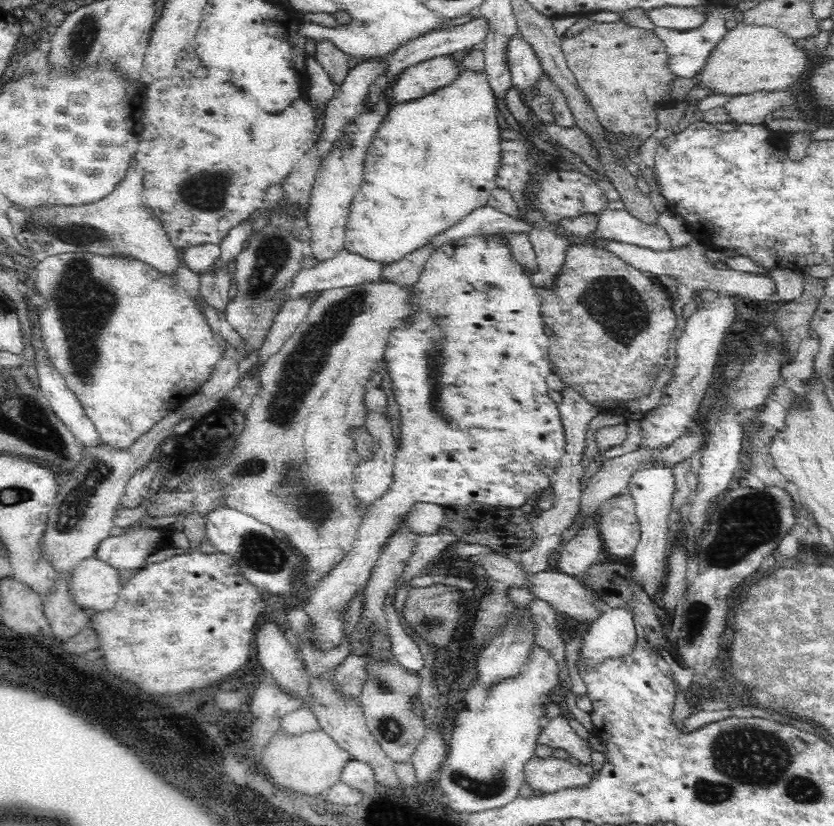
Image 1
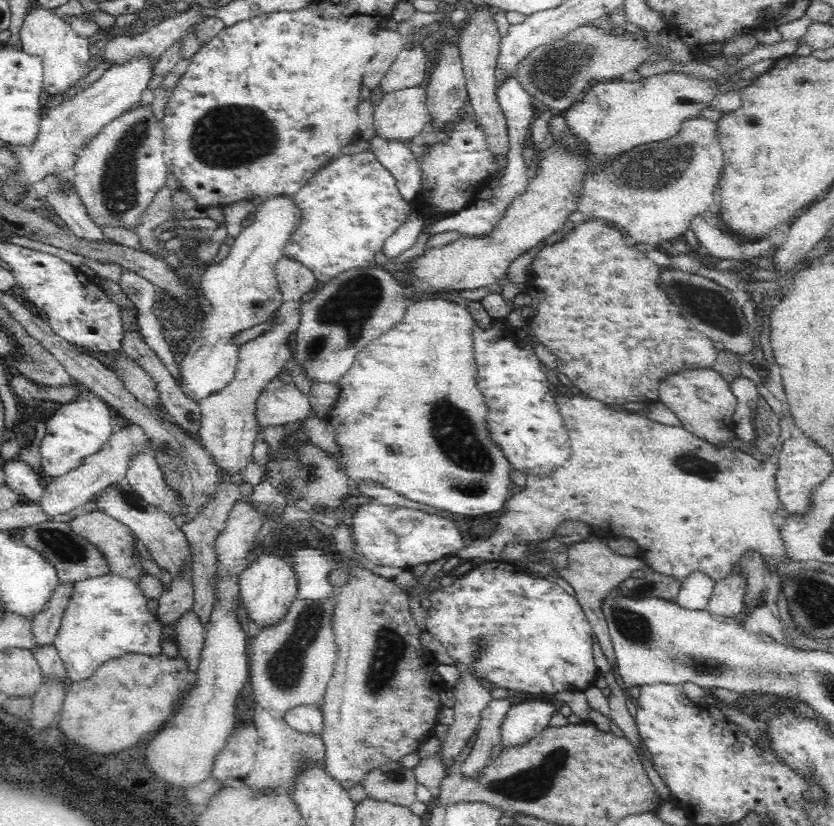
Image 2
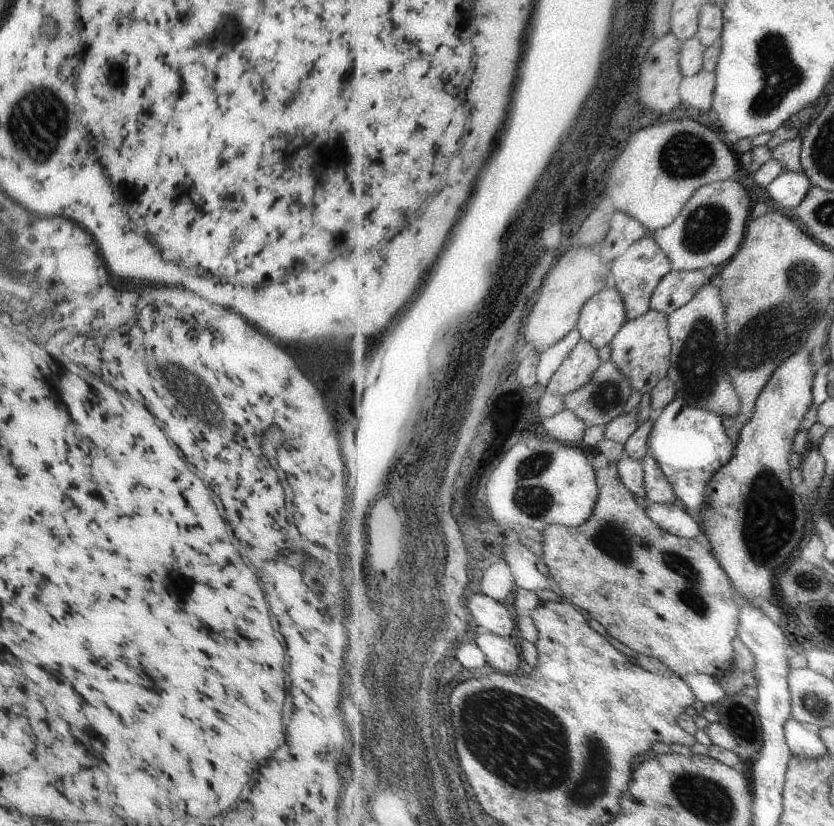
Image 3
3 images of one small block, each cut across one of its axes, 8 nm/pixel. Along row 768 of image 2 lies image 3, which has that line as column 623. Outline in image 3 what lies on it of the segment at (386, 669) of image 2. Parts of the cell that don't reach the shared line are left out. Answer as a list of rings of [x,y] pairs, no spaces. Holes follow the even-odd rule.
[[[650,308],[636,319],[628,320],[609,345],[611,347],[610,360],[623,371],[634,390],[640,391],[641,394],[650,393],[655,389],[661,380],[668,376],[672,365],[673,345],[668,316],[668,314]]]

